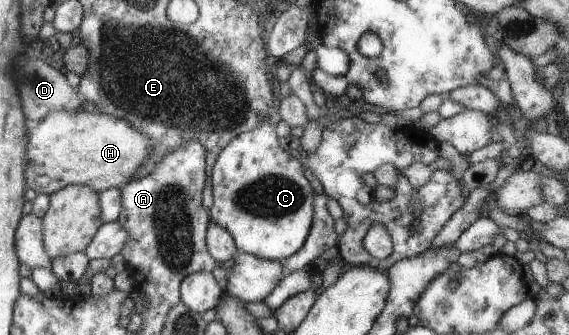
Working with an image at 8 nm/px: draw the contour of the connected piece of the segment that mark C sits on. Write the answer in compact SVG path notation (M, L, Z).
M264 116L250 133L241 133L228 141L212 165L210 185L212 204L208 209L211 222L220 225L233 237L238 250L255 257L281 261L294 254L303 245L312 220L312 199L314 191L303 176L303 163L293 153L279 147L274 127Z

